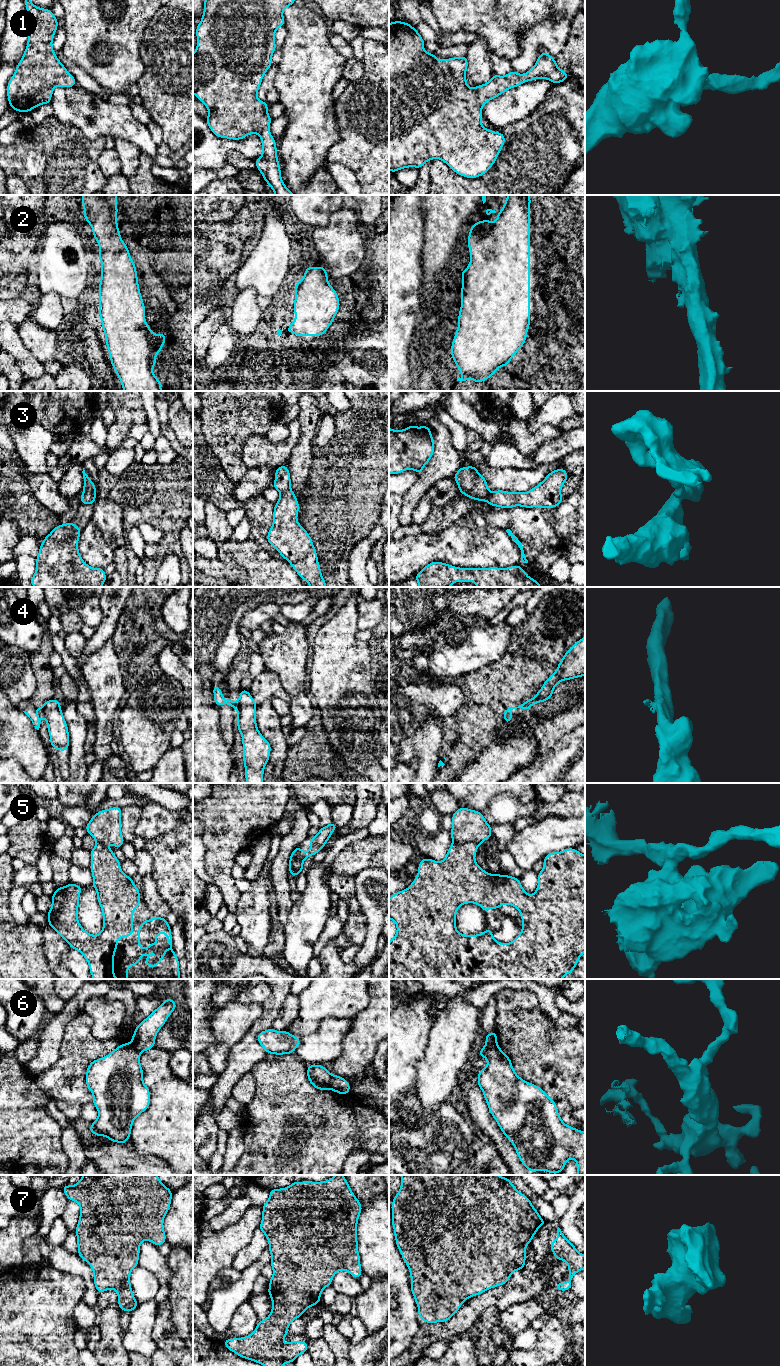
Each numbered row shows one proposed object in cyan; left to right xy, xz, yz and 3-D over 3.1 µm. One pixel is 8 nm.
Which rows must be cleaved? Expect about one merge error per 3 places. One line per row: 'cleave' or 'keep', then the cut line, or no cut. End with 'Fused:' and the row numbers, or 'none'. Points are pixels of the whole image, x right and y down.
1: keep; no cut
2: keep; no cut
3: cleave; cut in xz along (290, 488), (280, 492)
4: cleave; cut in xy along (39, 708), (42, 714)
5: cleave; cut in xz along (299, 848), (299, 865), (294, 868)
6: cleave; cut in xz along (333, 1075), (330, 1088)
7: keep; no cut
Fused: 3, 4, 5, 6

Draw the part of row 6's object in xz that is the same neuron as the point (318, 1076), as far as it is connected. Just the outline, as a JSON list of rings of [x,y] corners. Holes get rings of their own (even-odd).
[[[308,1065],[307,1067],[308,1080],[318,1090],[331,1090],[332,1076],[324,1065]]]

